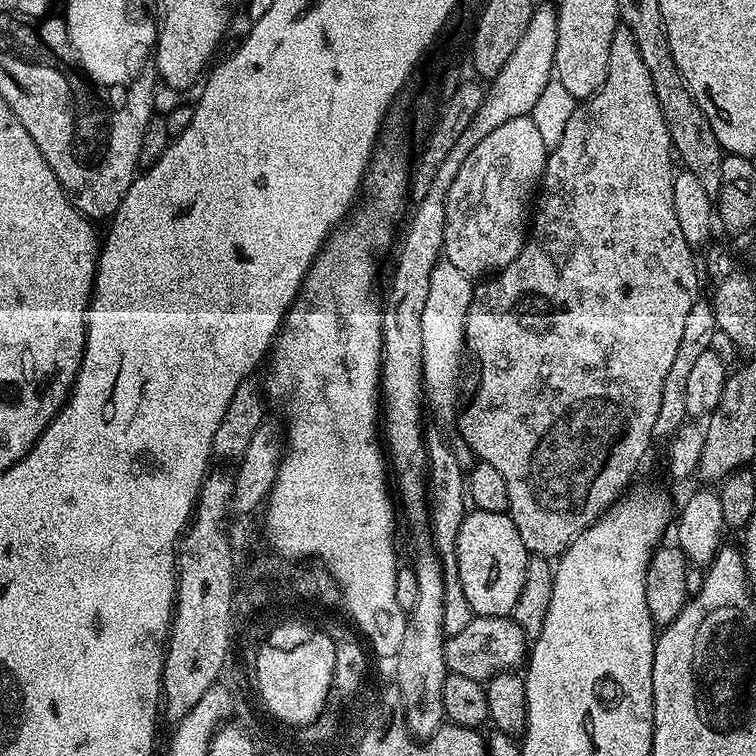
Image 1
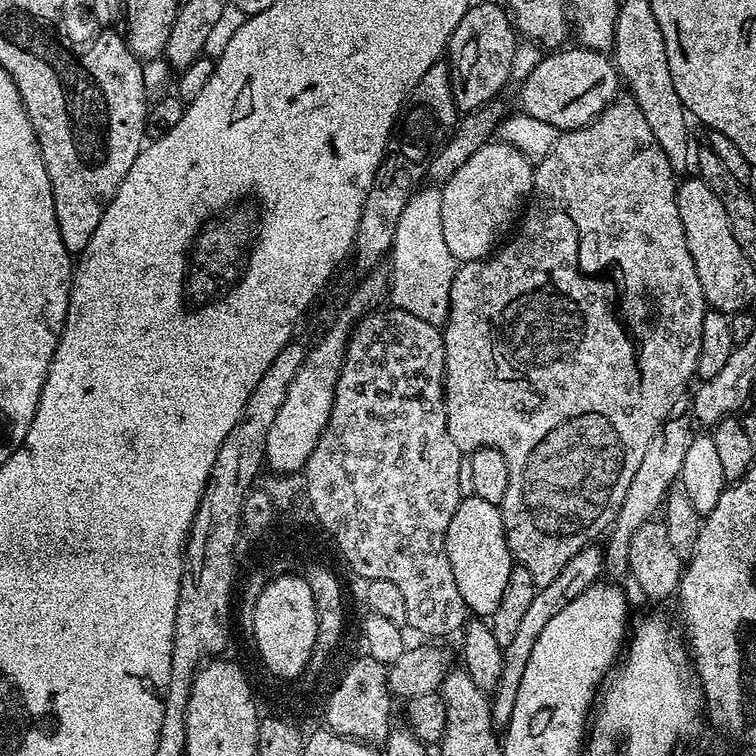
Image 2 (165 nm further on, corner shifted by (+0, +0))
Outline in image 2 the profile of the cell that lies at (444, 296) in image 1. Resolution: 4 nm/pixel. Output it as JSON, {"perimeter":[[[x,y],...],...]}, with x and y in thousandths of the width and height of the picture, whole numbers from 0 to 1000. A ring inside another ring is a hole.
{"perimeter":[[[561,246],[546,254],[526,288],[516,329],[519,360],[512,361],[512,396],[517,406],[537,410],[558,426],[586,430],[593,422],[595,378],[606,347],[590,325],[585,310],[585,257],[577,246]]]}

